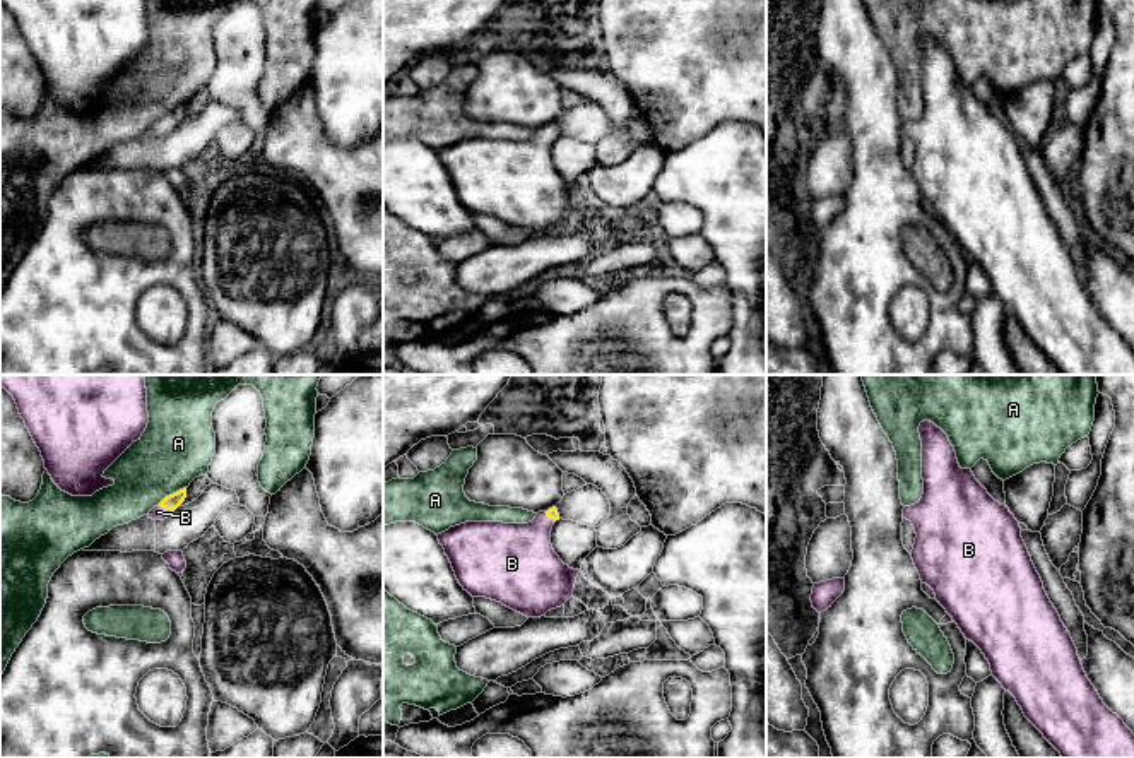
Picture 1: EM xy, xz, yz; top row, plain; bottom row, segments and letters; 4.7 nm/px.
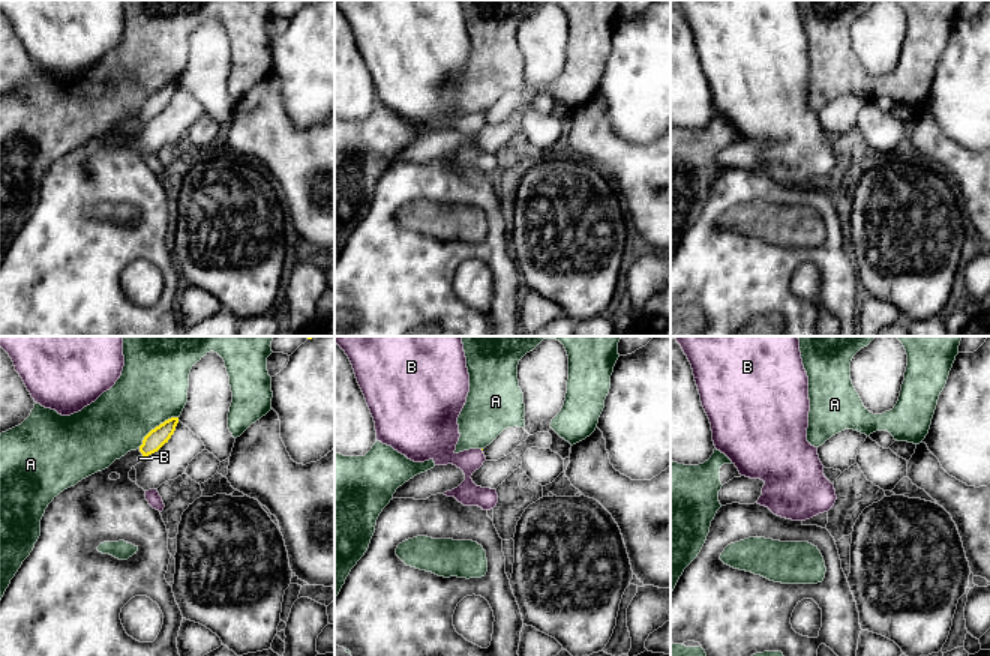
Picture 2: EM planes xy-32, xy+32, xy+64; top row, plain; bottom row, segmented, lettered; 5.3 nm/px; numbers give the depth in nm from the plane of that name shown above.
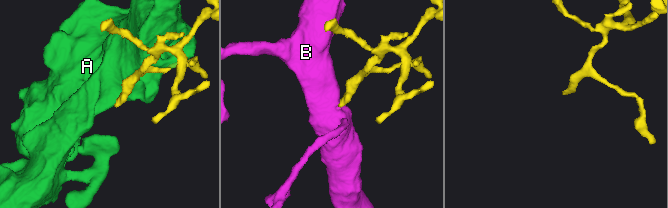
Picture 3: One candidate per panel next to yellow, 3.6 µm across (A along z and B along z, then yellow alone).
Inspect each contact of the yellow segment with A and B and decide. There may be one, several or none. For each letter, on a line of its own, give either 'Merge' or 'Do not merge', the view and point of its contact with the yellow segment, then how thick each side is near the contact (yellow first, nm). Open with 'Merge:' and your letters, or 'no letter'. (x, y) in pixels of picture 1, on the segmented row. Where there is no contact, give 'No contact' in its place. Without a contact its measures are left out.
Merge: B
A: Do not merge. Touches yellow at xy (173, 493). Thickness 70 nm (yellow) against 340 nm
B: Merge. Touches yellow at xy (165, 507). Thickness 70 nm (yellow) against 70 nm

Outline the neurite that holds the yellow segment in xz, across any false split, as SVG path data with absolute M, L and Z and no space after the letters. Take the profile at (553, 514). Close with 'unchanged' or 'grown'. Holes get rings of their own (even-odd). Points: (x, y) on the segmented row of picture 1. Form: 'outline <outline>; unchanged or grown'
outline M558 508L529 524L465 522L438 534L458 583L527 616L540 618L573 597L580 570L564 565L551 544Z; grown

